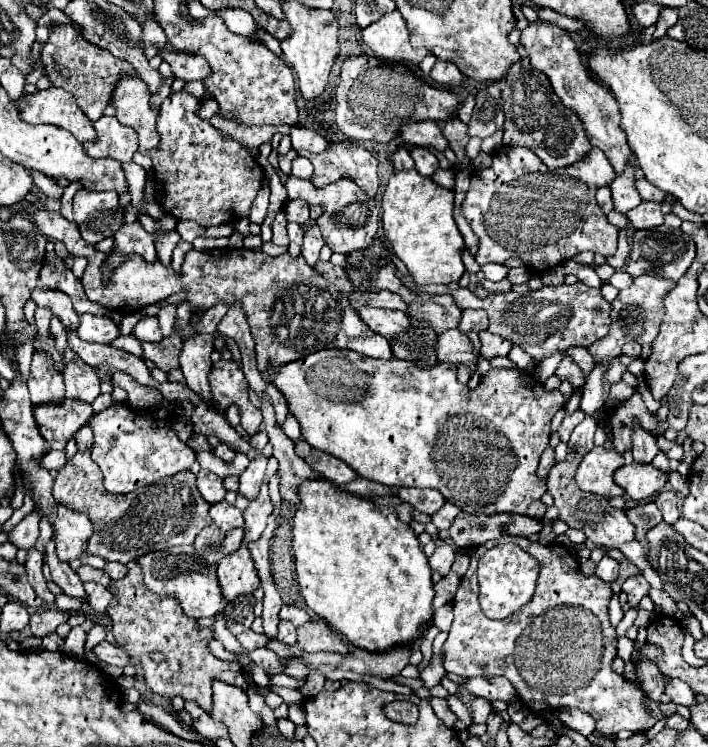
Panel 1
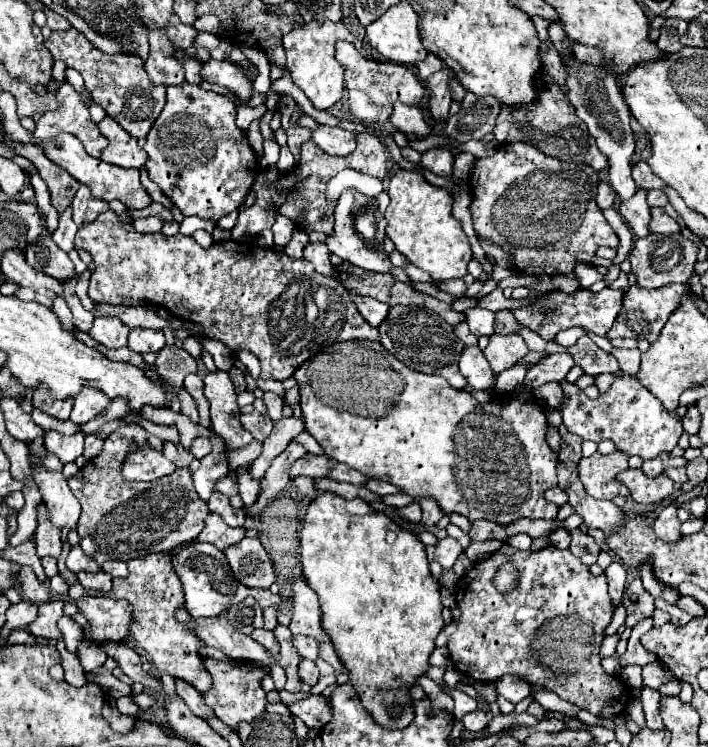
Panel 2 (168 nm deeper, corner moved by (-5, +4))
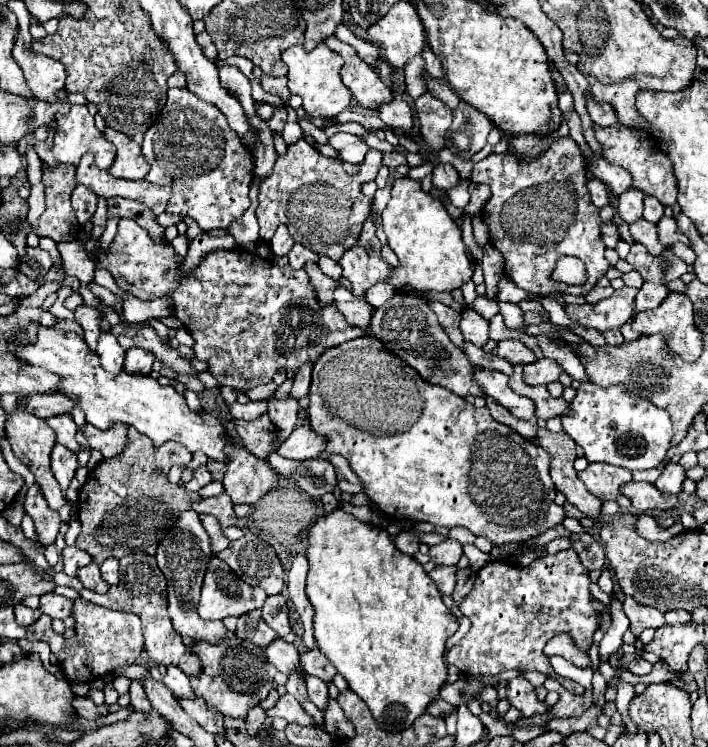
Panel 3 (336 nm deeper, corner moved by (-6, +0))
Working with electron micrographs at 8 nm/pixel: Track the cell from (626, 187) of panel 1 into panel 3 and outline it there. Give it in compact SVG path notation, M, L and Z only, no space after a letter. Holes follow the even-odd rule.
M640 218L638 222L630 224L630 234L636 238L636 242L644 244L648 248L650 254L654 256L660 256L662 250L666 250L666 244L662 244L658 240L658 234L656 234L656 226L652 226L650 222L646 222L644 218Z

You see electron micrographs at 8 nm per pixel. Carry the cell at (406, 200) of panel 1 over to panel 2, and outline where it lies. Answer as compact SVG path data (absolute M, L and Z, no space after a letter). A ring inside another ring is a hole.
M397 170L389 182L387 194L391 196L391 204L385 210L387 218L387 236L393 240L395 248L417 268L427 272L433 282L437 280L451 280L451 278L463 278L467 274L467 264L471 260L471 246L467 242L467 236L461 230L461 222L453 216L453 196L445 188L437 188L429 184L421 174L409 172L409 170Z

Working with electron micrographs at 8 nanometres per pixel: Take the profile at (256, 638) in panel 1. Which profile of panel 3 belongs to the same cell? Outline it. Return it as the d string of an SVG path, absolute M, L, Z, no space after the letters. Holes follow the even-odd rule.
M282 638L274 640L268 648L266 648L266 656L268 660L276 666L276 670L290 674L292 670L300 670L300 660L298 660L298 650L294 644L284 642Z

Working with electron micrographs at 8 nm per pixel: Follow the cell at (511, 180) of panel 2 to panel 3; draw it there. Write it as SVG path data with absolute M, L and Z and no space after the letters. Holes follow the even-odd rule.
M570 136L554 140L548 150L534 160L518 162L510 152L490 154L474 164L470 180L488 184L492 190L482 218L488 226L490 242L504 256L506 276L518 288L542 296L550 292L586 296L596 286L598 278L612 268L604 258L600 210L590 202L586 188L586 164ZM558 256L580 258L586 264L588 282L584 286L566 286L552 280Z

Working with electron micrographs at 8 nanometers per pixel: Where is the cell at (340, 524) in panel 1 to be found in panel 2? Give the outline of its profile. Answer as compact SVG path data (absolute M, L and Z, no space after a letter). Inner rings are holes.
M321 492L311 500L305 514L301 530L301 562L307 584L319 596L323 628L331 636L341 662L349 670L363 706L381 726L391 730L405 728L413 722L413 706L407 690L429 668L427 660L435 648L435 636L443 628L439 582L431 576L423 542L361 498L345 500L335 492ZM381 690L389 690L389 694L383 694ZM397 690L399 700L393 700Z

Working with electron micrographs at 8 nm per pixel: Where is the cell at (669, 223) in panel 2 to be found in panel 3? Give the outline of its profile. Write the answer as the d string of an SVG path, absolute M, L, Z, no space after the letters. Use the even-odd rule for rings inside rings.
M664 216L664 218L658 222L658 236L660 236L660 240L666 242L668 246L674 244L674 242L682 242L682 244L690 246L688 236L684 236L684 234L680 232L680 228L678 228L676 222L674 222L674 218L666 218L666 216Z

